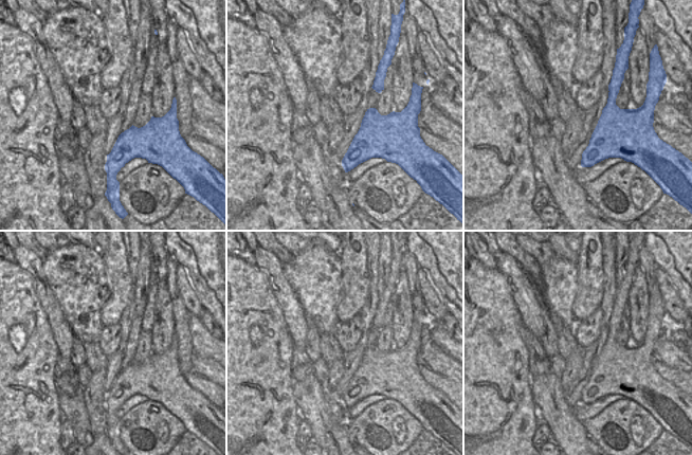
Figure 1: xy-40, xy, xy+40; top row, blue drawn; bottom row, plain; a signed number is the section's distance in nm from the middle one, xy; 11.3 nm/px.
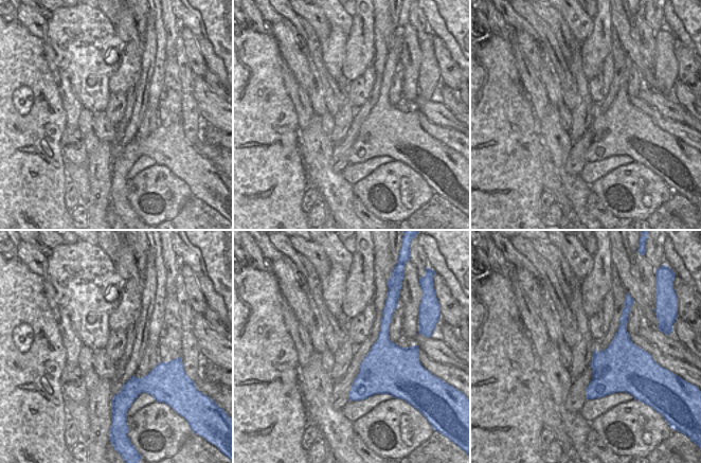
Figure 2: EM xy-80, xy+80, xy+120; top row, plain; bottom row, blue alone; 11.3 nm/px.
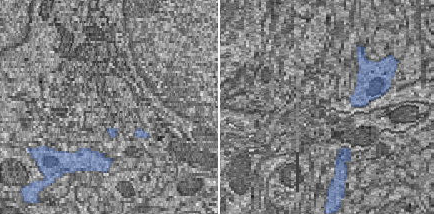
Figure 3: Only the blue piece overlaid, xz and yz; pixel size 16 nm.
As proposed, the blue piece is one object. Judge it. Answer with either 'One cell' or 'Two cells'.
Two cells.

